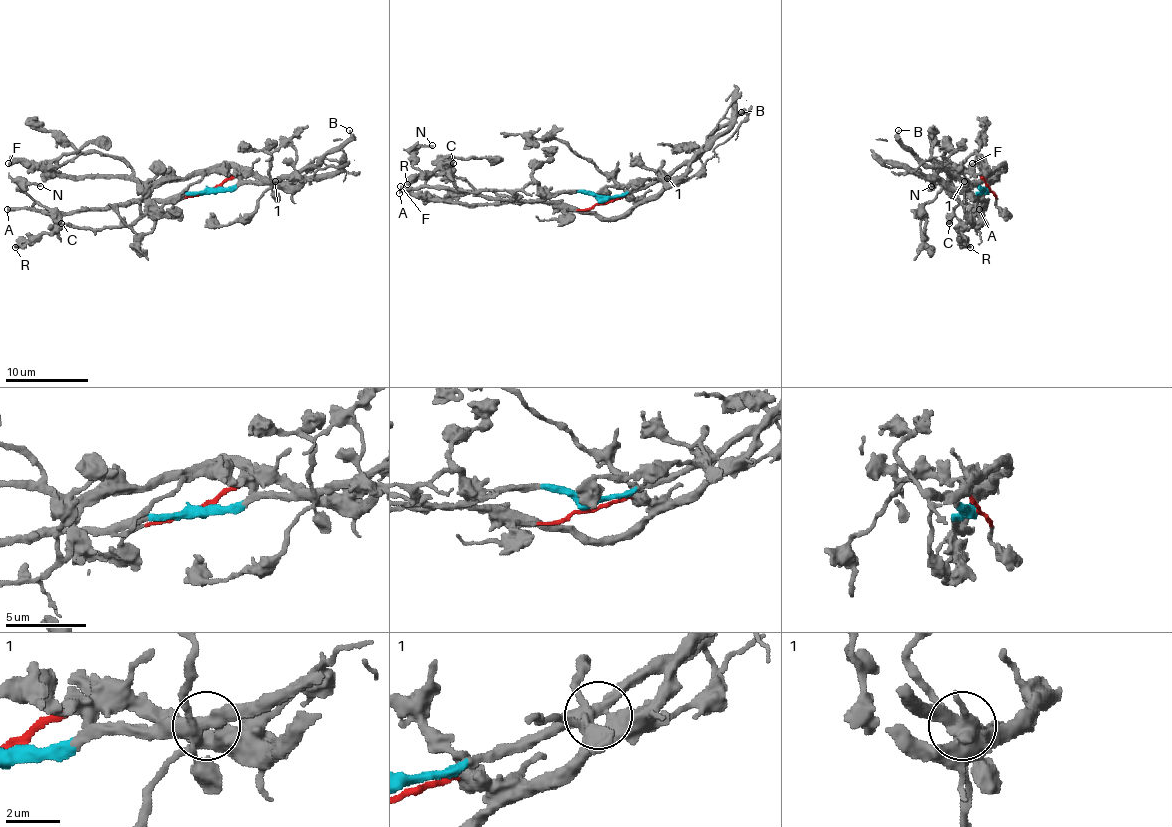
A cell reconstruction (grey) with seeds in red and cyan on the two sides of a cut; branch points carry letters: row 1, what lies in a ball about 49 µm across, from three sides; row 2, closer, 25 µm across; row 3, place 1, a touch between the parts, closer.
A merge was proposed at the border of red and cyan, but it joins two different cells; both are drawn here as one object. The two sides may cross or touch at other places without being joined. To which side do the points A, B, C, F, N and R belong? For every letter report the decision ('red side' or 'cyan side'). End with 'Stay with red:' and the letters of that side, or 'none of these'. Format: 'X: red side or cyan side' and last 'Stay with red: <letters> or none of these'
A: cyan side
B: cyan side
C: cyan side
F: red side
N: cyan side
R: red side
Stay with red: F, R

